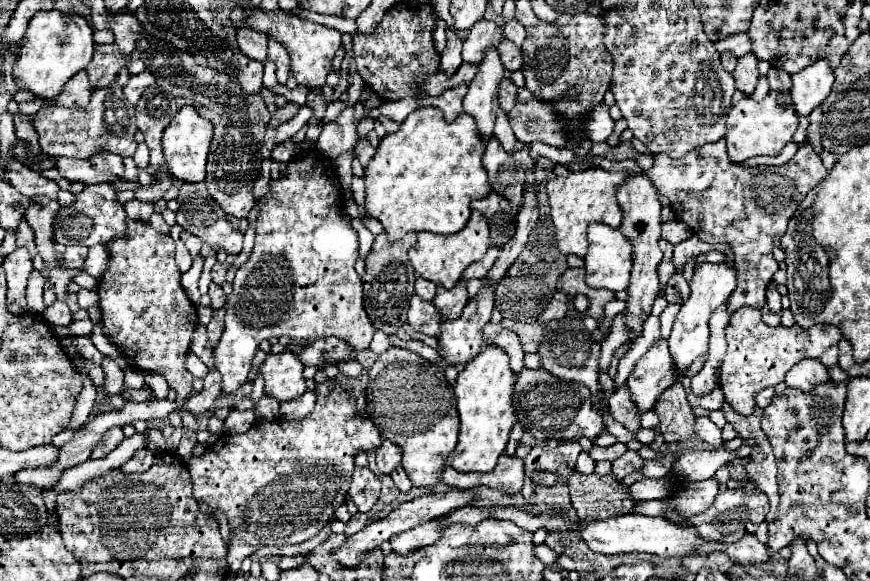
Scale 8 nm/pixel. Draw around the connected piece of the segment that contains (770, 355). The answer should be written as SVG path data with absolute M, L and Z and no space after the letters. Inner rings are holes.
M740 308L732 314L728 326L726 326L726 340L728 340L728 352L720 366L720 390L724 392L724 400L742 416L748 416L754 412L754 396L756 392L776 386L784 382L786 372L804 358L818 358L824 354L830 346L838 344L842 338L840 328L818 324L812 328L800 328L800 326L776 326L770 328L762 322L760 310L756 308Z

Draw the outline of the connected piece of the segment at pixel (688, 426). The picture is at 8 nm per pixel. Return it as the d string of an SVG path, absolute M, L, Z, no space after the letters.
M680 382L670 386L656 402L654 412L660 418L660 432L666 444L682 444L694 438L694 416Z

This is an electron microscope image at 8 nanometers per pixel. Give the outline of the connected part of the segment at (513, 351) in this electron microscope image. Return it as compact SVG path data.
M488 322L484 326L484 342L486 344L496 344L500 346L508 356L510 356L510 368L518 374L524 368L524 352L522 352L522 342L516 332L502 328L500 324Z

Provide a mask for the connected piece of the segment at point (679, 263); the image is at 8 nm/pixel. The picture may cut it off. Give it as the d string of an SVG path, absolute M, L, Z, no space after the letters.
M692 236L692 238L688 238L688 240L684 240L684 242L680 242L680 244L674 246L672 262L674 262L674 266L676 266L676 272L682 274L688 260L692 260L692 258L696 258L698 254L704 254L704 252L708 252L708 250L728 252L728 250L732 250L732 248L726 246L726 244L704 244L704 242L700 242L696 236Z

